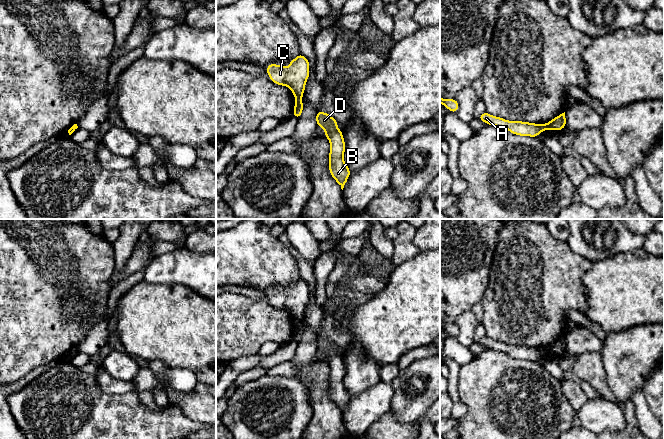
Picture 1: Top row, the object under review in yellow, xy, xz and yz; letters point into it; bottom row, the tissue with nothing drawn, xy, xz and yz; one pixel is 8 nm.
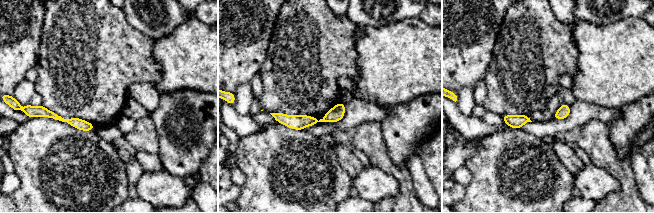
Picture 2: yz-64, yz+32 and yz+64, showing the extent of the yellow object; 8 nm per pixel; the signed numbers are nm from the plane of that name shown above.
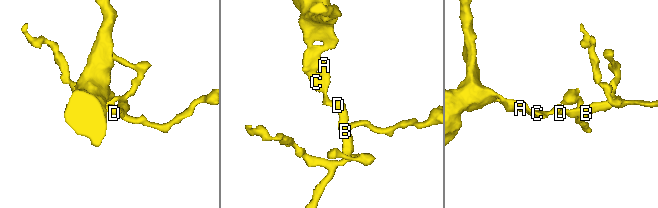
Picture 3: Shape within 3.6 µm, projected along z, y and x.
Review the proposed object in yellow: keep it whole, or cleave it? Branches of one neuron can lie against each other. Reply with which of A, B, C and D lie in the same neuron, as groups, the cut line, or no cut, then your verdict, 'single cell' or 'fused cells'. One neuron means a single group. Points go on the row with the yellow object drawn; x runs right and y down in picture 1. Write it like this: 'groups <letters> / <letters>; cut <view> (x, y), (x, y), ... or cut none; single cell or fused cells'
groups A C / B D; cut xz (295, 95), (301, 96); fused cells

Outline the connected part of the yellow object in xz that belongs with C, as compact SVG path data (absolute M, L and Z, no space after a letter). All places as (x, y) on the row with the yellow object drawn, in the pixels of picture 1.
M300 53L289 63L287 68L284 65L271 63L266 72L273 83L289 87L294 96L302 96L306 81L310 76L309 68L308 59Z

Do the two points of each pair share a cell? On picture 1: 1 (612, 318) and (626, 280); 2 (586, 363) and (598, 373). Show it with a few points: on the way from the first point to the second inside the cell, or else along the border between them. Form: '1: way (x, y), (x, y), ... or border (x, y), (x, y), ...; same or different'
1: way (616, 309), (616, 302), (626, 289); same
2: way (589, 366), (595, 372); same

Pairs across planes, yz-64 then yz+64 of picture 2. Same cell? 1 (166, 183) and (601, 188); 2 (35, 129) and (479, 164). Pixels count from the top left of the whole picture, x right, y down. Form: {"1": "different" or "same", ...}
{"1": "same", "2": "same"}

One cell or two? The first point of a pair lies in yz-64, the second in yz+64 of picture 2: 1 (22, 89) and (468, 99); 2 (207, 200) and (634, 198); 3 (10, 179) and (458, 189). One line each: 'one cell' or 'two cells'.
1: one cell
2: two cells
3: two cells

